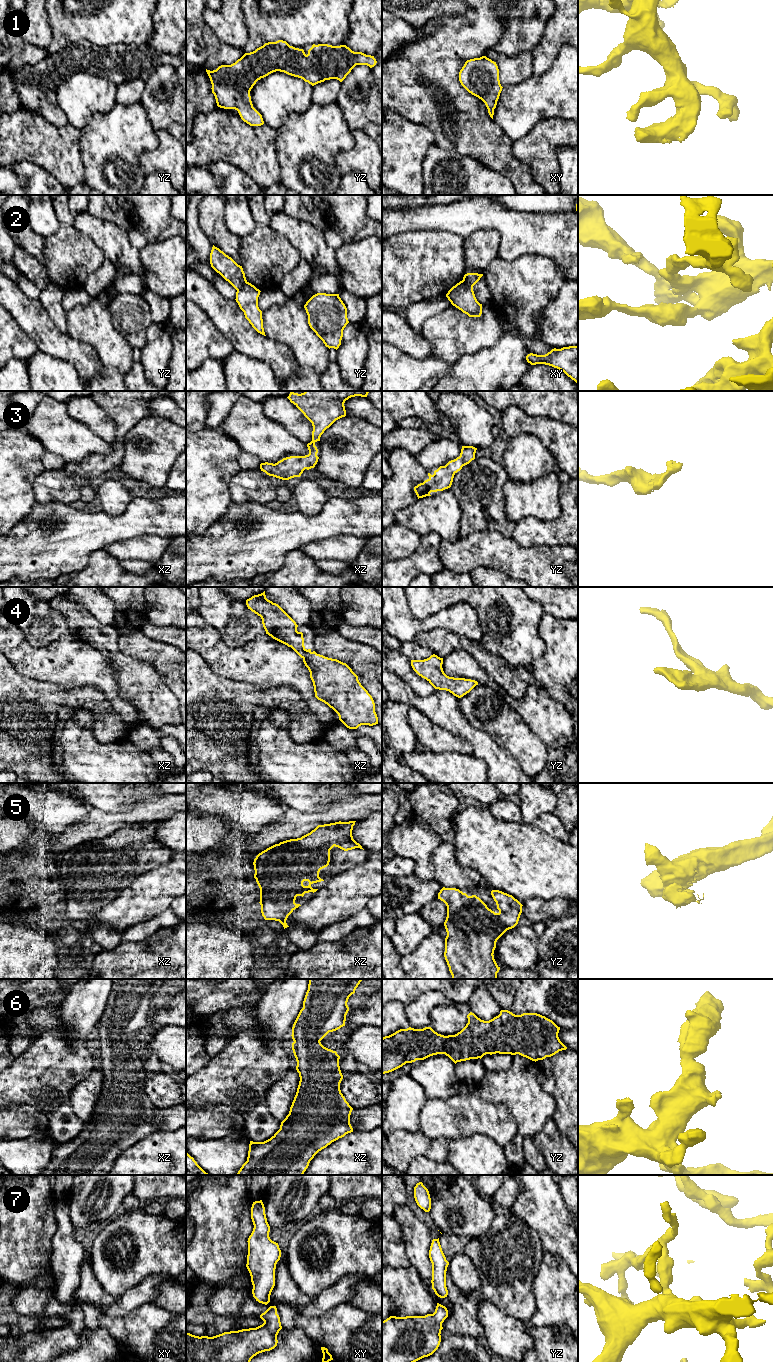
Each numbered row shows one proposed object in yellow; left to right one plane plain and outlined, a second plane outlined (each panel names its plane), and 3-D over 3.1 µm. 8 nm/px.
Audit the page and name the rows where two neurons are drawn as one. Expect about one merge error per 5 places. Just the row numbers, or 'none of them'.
2

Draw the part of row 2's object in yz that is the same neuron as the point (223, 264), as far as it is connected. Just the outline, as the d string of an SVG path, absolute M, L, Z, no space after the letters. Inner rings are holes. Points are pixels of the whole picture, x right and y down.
M214 245L210 253L210 264L236 290L247 282L242 266Z

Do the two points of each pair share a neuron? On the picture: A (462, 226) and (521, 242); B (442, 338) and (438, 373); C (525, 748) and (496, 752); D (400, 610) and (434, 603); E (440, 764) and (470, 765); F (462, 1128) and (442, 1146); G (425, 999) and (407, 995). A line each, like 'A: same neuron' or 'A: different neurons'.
A: same neuron
B: different neurons
C: different neurons
D: different neurons
E: same neuron
F: different neurons
G: different neurons

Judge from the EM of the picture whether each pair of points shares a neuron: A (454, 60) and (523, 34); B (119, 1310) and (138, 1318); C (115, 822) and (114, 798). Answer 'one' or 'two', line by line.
A: two
B: two
C: two

